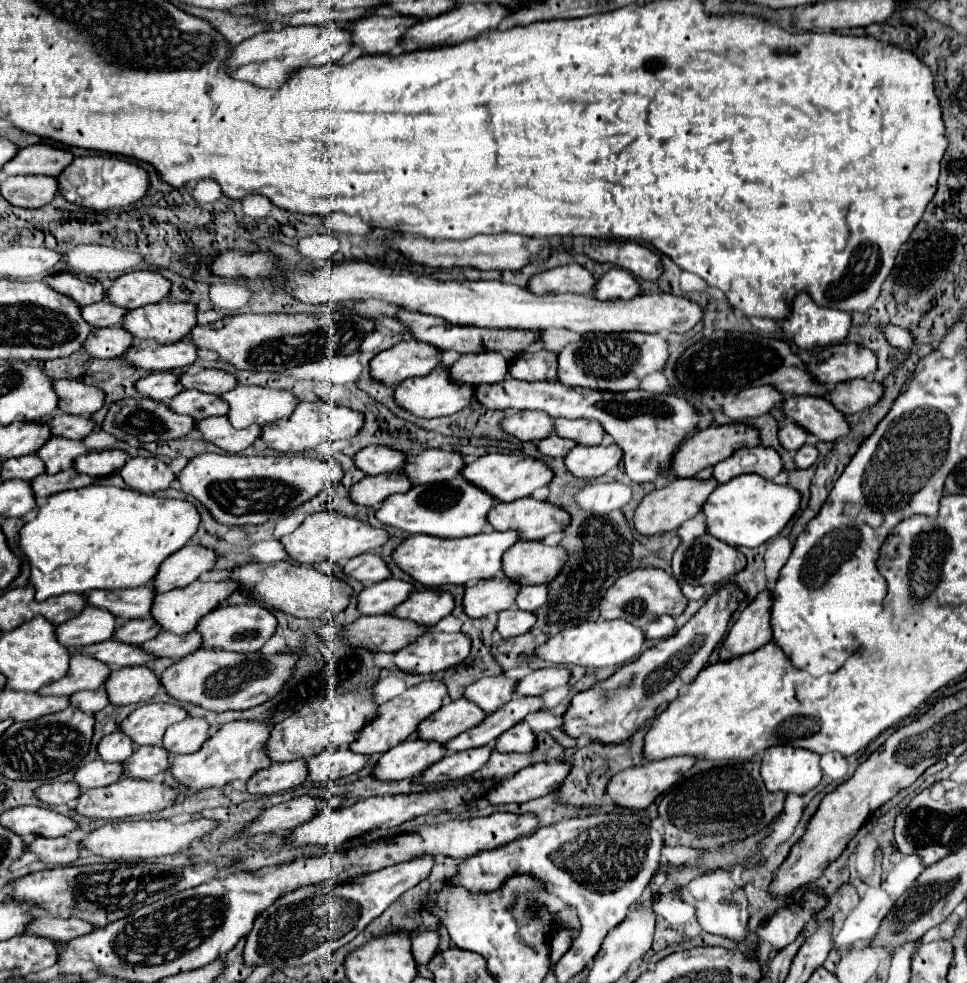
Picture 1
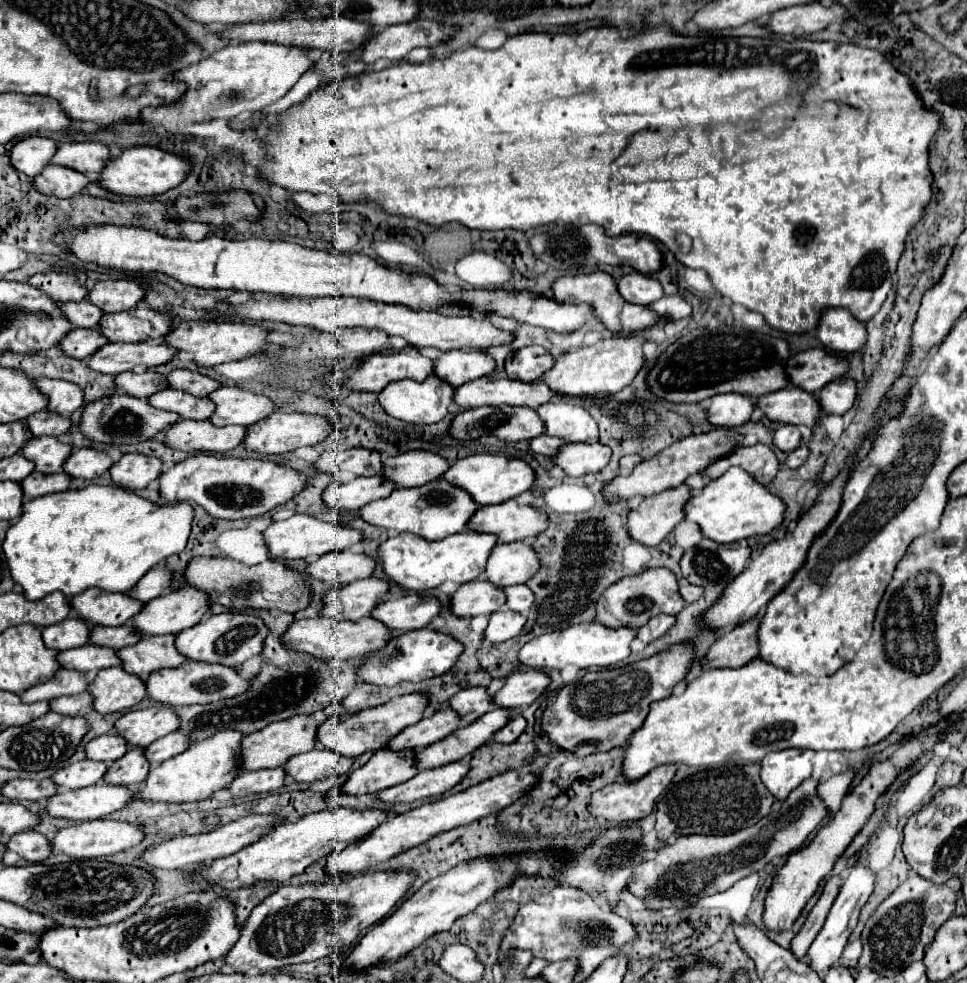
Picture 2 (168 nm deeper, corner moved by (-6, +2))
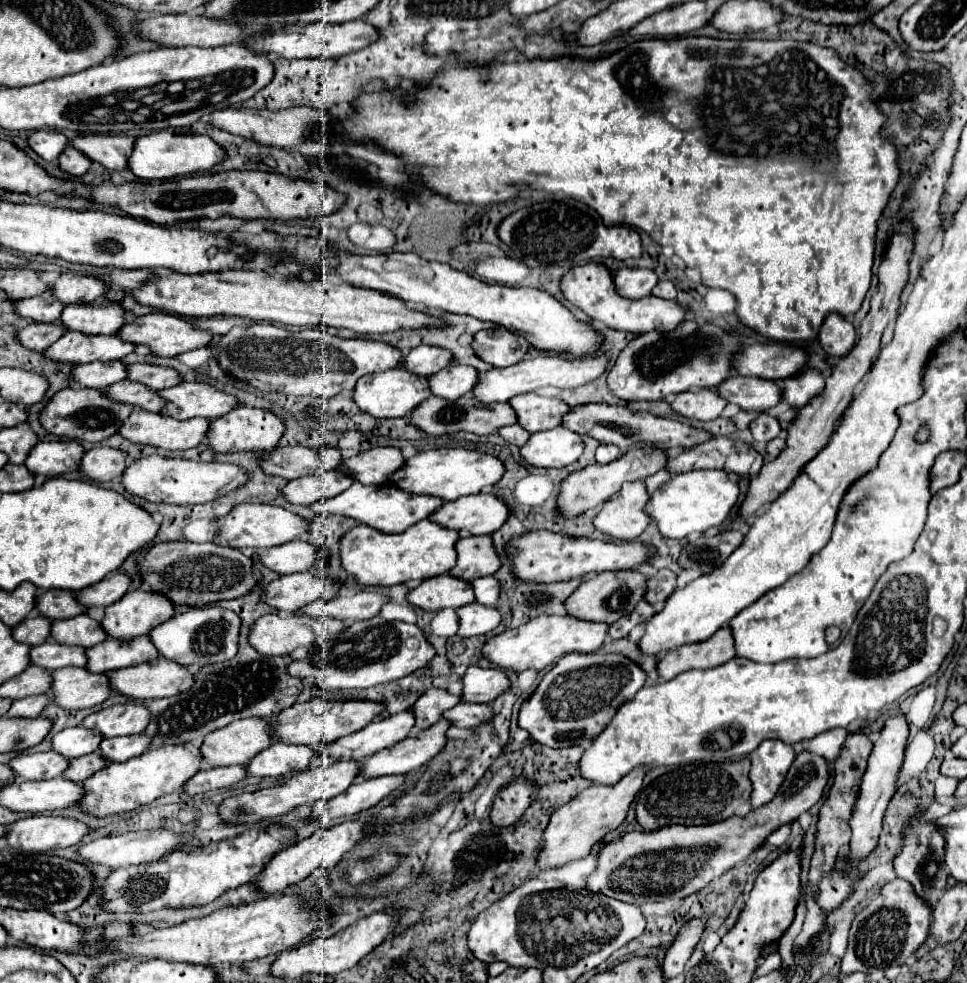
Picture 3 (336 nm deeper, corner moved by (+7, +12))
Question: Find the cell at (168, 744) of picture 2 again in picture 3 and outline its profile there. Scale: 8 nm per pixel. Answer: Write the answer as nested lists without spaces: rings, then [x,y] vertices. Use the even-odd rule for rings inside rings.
[[[134,734],[134,736],[118,736],[118,738],[104,738],[100,742],[100,756],[108,762],[126,762],[130,758],[136,758],[150,746],[150,738],[146,734]]]

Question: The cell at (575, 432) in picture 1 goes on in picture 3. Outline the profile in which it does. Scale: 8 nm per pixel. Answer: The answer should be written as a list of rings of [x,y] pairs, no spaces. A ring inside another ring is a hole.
[[[520,394],[508,400],[518,416],[518,424],[528,432],[550,430],[562,424],[562,416],[570,412],[570,406],[558,398],[546,398],[538,394]]]

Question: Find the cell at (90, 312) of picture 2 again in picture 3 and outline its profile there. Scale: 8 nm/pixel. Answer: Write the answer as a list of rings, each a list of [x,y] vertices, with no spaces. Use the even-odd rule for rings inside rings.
[[[50,294],[26,298],[26,300],[16,300],[14,306],[16,306],[16,312],[20,318],[24,318],[24,320],[30,318],[32,322],[46,322],[46,324],[58,322],[60,314],[64,310],[64,304]]]

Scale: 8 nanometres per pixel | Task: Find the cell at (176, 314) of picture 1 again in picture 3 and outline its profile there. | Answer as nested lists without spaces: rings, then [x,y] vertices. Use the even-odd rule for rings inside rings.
[[[104,300],[100,304],[68,304],[60,316],[62,324],[72,332],[86,336],[114,334],[124,326],[124,310],[118,302]],[[116,328],[116,330],[110,330]]]

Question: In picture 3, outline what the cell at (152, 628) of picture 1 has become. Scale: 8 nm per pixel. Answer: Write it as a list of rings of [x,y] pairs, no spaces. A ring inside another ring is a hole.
[[[88,614],[74,616],[70,620],[54,620],[50,636],[58,644],[70,644],[82,648],[90,648],[108,638],[100,622],[92,620]]]

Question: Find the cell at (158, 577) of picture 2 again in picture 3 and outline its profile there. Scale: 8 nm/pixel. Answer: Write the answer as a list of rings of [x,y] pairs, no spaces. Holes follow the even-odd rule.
[[[114,572],[104,580],[100,580],[98,584],[92,584],[90,588],[84,588],[82,592],[78,592],[78,602],[86,610],[96,606],[110,606],[118,602],[128,588],[130,588],[130,578],[126,574]]]

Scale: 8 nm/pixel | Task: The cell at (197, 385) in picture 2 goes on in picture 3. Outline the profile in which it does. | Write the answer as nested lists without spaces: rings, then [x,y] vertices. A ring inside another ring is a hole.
[[[130,364],[126,372],[128,380],[140,382],[146,388],[152,390],[162,390],[162,388],[172,388],[180,384],[180,376],[172,368],[162,368],[162,366],[152,366],[152,364]]]

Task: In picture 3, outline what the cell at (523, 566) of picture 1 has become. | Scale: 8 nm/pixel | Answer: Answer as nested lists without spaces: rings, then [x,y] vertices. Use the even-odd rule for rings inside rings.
[[[490,536],[458,538],[456,554],[458,554],[458,560],[456,560],[456,566],[450,570],[450,576],[460,578],[464,582],[490,576],[500,568],[500,560],[492,546]]]

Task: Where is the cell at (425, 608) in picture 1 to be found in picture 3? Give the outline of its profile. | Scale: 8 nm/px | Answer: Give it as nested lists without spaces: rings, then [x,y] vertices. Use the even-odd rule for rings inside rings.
[[[358,592],[354,596],[334,596],[330,600],[314,600],[296,614],[310,618],[336,618],[348,627],[354,622],[374,618],[388,600],[376,592]]]

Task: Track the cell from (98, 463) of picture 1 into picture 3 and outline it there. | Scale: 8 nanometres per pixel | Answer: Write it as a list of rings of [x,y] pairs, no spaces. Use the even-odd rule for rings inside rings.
[[[56,440],[56,442],[38,442],[24,466],[34,476],[62,476],[64,472],[78,470],[78,464],[82,460],[84,448],[74,440]]]

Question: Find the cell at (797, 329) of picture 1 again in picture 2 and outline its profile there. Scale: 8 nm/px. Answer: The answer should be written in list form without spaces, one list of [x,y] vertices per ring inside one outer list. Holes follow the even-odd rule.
[[[825,308],[817,324],[817,340],[827,350],[851,354],[865,344],[867,330],[847,308]]]

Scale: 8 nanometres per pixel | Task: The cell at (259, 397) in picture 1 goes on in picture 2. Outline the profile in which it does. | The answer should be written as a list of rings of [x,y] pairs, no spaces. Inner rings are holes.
[[[221,386],[209,398],[217,406],[213,416],[209,418],[215,426],[231,426],[231,424],[251,426],[277,410],[277,404],[267,396],[253,394],[237,386],[235,388]]]

